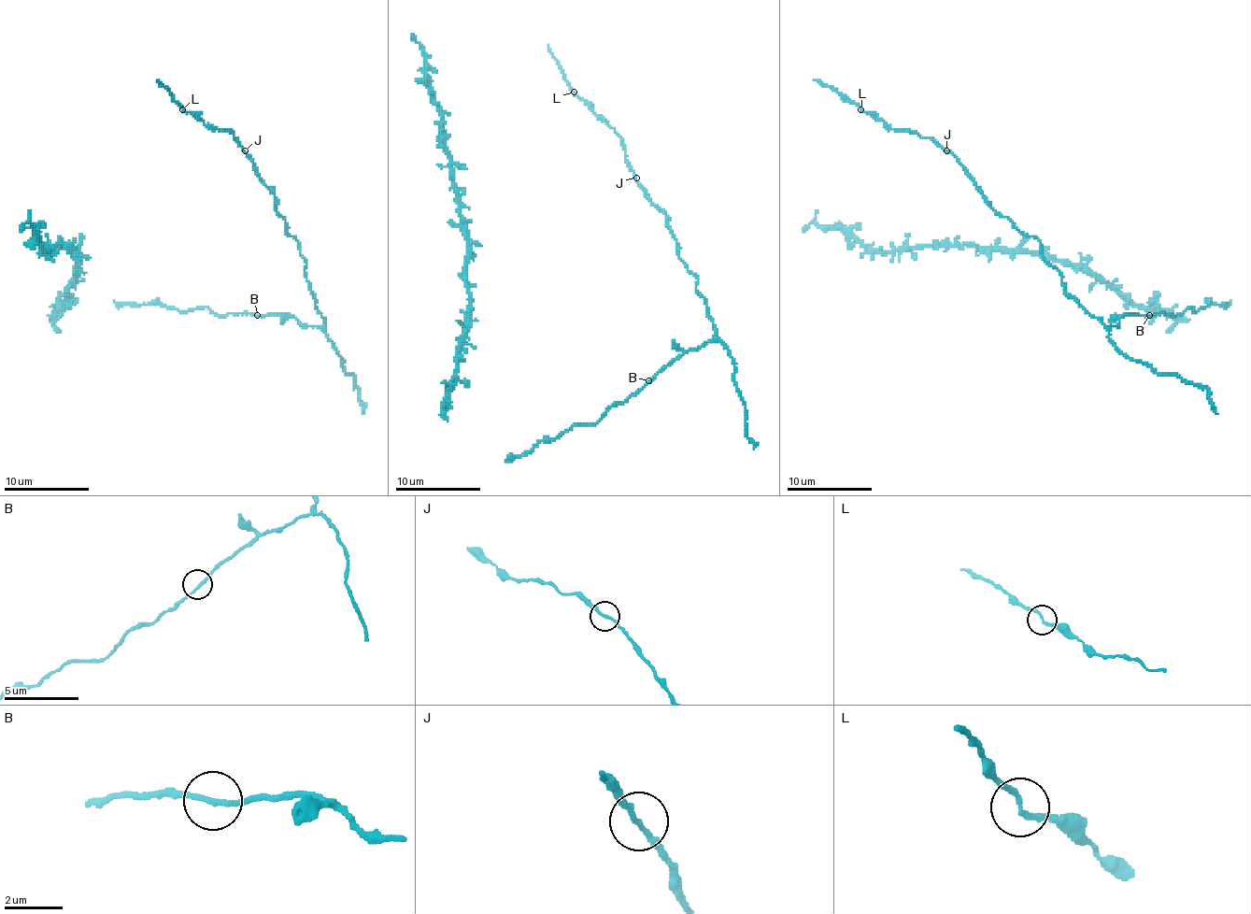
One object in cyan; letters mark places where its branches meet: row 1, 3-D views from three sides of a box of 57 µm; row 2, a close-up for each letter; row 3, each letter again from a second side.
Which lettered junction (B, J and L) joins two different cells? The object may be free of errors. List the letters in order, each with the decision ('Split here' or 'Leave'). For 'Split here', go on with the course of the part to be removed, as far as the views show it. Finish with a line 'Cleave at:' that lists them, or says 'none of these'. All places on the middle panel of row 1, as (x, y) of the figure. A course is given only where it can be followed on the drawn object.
B: Leave
J: Leave
L: Leave
Cleave at: none of these

